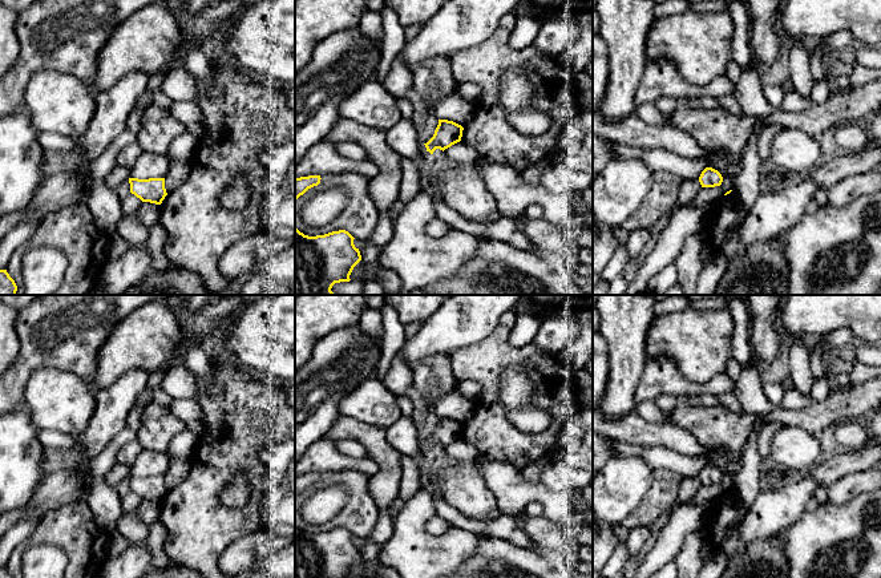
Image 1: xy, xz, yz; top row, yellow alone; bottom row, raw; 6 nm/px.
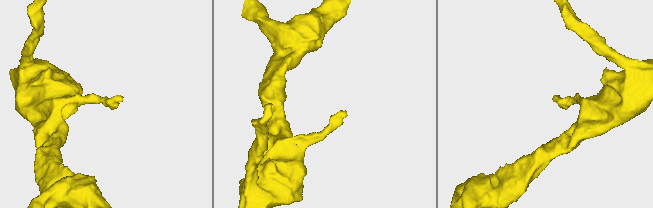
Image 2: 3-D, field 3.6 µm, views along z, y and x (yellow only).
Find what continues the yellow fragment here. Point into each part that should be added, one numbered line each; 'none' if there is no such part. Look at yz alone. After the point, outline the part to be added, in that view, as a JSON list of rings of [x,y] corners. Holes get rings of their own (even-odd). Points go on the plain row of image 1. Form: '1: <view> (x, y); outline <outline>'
none

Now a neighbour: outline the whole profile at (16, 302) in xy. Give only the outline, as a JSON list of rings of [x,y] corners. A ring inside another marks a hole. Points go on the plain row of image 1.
[[[0,295],[0,302],[19,311],[33,302],[37,296],[39,295]]]

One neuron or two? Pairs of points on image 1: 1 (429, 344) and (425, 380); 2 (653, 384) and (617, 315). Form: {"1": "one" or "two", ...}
{"1": "two", "2": "two"}

